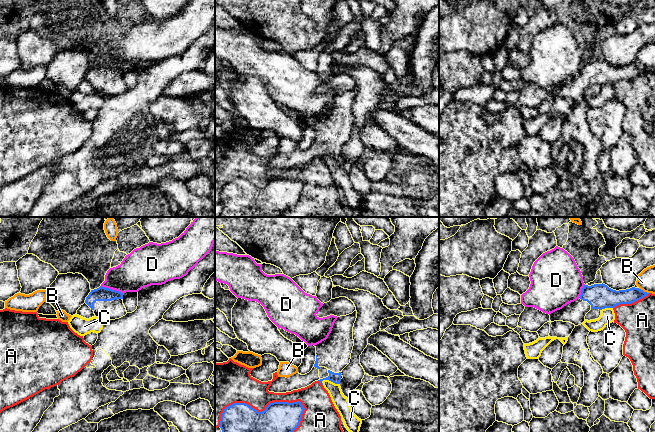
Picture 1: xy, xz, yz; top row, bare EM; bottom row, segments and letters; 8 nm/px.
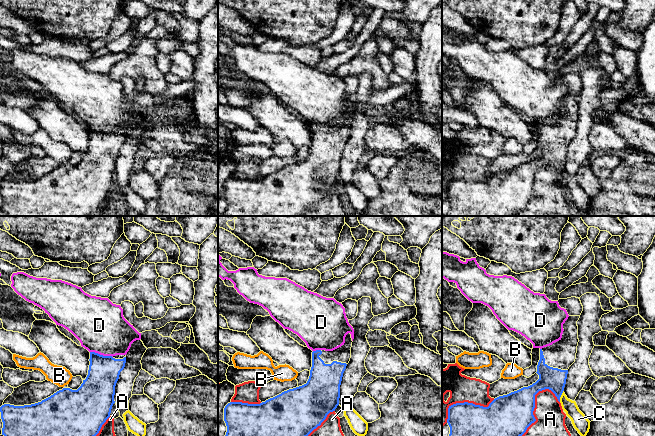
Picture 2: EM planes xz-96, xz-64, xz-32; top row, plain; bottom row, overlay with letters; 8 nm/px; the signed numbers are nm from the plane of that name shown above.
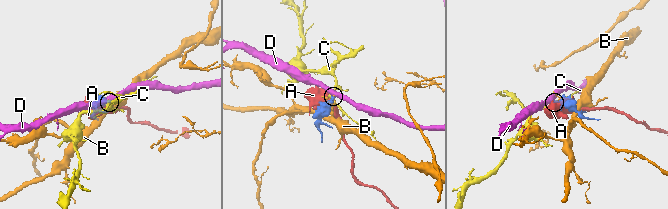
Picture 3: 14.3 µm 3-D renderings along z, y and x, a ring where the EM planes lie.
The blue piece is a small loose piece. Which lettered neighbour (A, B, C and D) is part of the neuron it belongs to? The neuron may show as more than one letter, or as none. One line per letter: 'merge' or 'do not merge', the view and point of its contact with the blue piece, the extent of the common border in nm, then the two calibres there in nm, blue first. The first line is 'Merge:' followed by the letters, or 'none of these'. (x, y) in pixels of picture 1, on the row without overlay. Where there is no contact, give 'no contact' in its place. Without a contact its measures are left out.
Merge: none of these
A: do not merge; meets blue in xz at (256, 186); contact 700 nm long; 480 nm thick on the blue side, 280 nm on the other
B: do not merge; meets blue in yz at (642, 66); contact 100 nm long; 140 nm thick on the blue side, 140 nm on the other
C: do not merge; meets blue in xz at (330, 156); contact 150 nm long; 80 nm thick on the blue side, 120 nm on the other
D: do not merge; meets blue in xy at (111, 65); contact 200 nm long; 110 nm thick on the blue side, 280 nm on the other

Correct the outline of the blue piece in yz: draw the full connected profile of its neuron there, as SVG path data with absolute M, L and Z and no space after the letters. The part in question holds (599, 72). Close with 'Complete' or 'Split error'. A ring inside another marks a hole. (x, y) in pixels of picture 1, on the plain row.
M605 60L584 61L580 73L562 85L550 90L550 97L570 98L575 102L585 97L586 90L591 85L614 84L620 80L631 80L642 75L649 69L632 63L626 66L613 66Z. Split error

